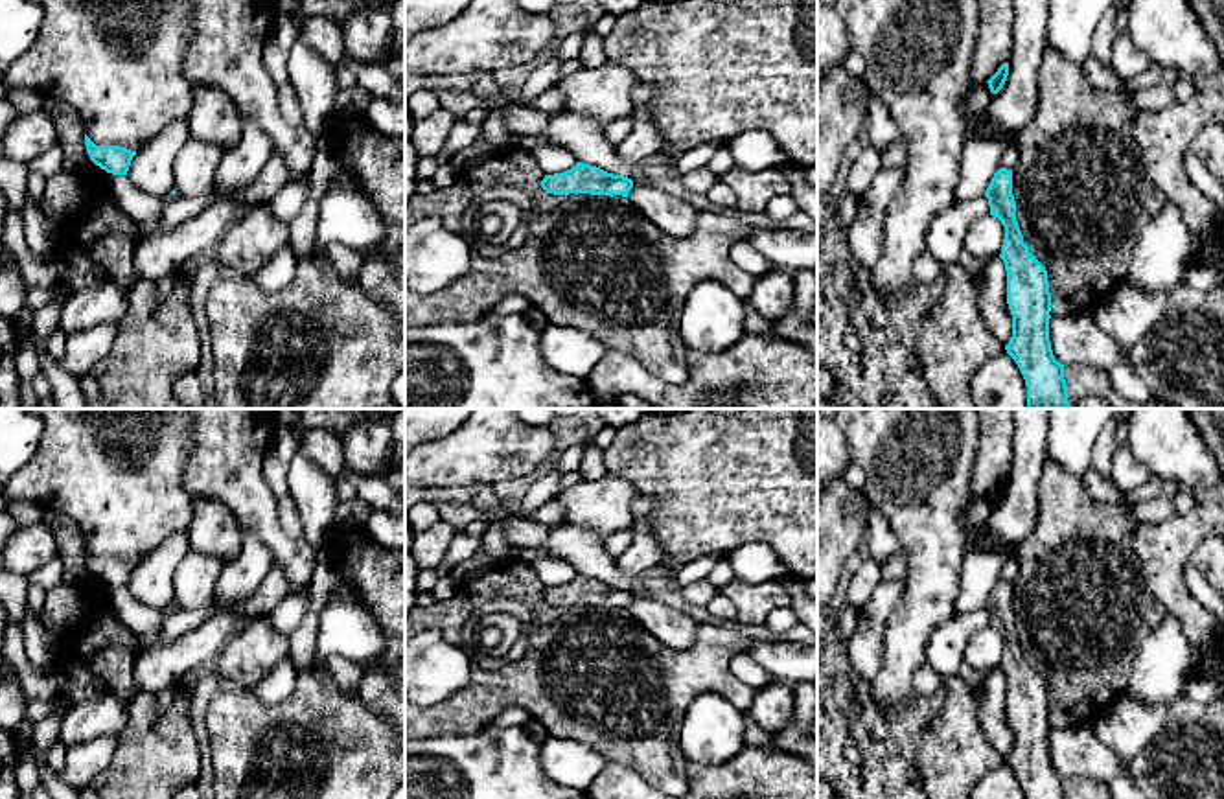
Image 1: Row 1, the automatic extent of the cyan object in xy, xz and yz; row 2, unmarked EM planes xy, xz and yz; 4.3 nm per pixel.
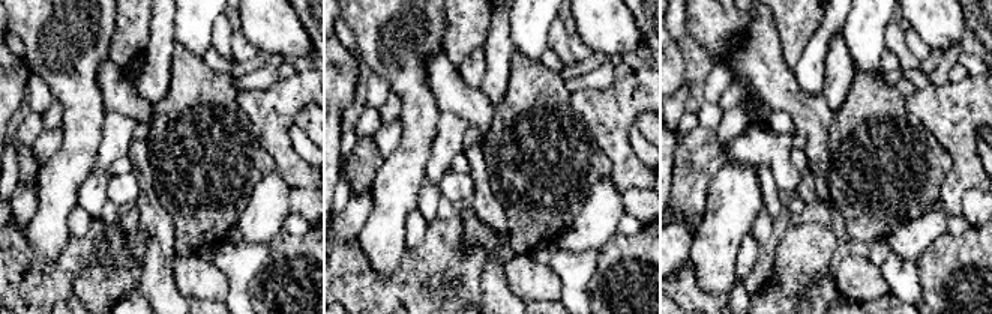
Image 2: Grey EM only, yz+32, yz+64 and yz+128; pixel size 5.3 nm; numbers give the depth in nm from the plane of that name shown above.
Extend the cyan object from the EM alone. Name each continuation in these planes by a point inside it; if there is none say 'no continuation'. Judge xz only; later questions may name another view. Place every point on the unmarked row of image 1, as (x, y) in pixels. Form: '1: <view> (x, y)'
no continuation

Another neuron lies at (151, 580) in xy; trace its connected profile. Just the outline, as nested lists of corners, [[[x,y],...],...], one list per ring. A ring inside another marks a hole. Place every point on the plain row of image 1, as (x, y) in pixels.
[[[186,532],[169,536],[153,554],[133,569],[127,584],[131,595],[158,611],[167,611],[173,604],[175,569],[190,550]]]

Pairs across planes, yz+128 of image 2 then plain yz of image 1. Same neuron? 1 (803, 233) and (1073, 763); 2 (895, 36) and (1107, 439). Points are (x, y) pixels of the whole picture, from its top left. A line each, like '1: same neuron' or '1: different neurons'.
1: same neuron
2: same neuron

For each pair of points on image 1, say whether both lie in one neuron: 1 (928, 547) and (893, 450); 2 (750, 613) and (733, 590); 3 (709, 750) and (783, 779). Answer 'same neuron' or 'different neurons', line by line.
1: same neuron
2: same neuron
3: different neurons

